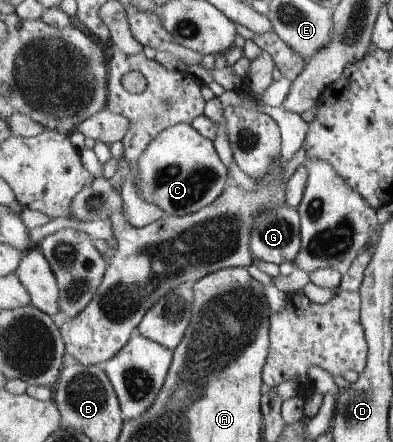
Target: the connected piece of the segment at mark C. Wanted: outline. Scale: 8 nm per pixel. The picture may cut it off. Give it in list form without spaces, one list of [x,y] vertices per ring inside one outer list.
[[[174,123],[164,133],[159,133],[157,139],[153,139],[145,153],[139,159],[139,179],[135,179],[135,187],[140,194],[141,199],[157,205],[159,209],[169,216],[189,216],[205,207],[212,205],[224,193],[231,184],[229,171],[225,163],[221,161],[219,153],[215,151],[213,141],[203,137],[192,124]]]

